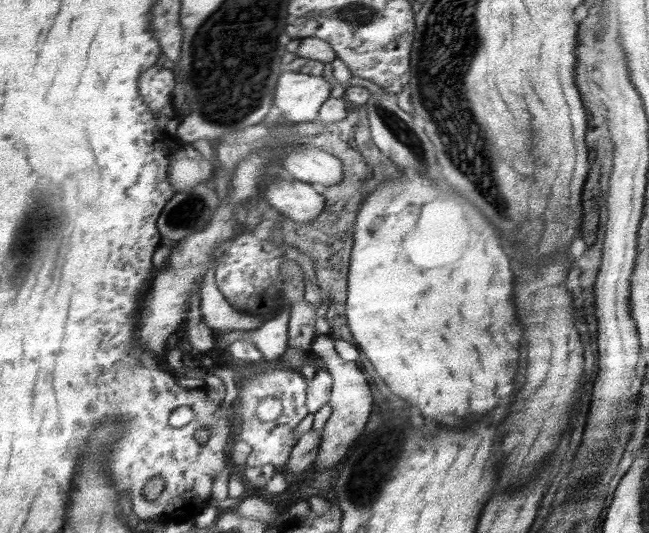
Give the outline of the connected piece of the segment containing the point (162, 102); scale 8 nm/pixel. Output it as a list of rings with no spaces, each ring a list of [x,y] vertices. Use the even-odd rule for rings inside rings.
[[[152,66],[138,78],[138,93],[154,116],[159,116],[162,108],[172,106],[172,92],[176,82],[172,70],[162,66]]]

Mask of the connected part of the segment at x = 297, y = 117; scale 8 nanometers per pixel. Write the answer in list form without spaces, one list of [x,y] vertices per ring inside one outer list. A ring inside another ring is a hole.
[[[284,71],[274,87],[274,106],[280,110],[282,121],[303,123],[317,120],[320,107],[332,86],[323,76]]]

